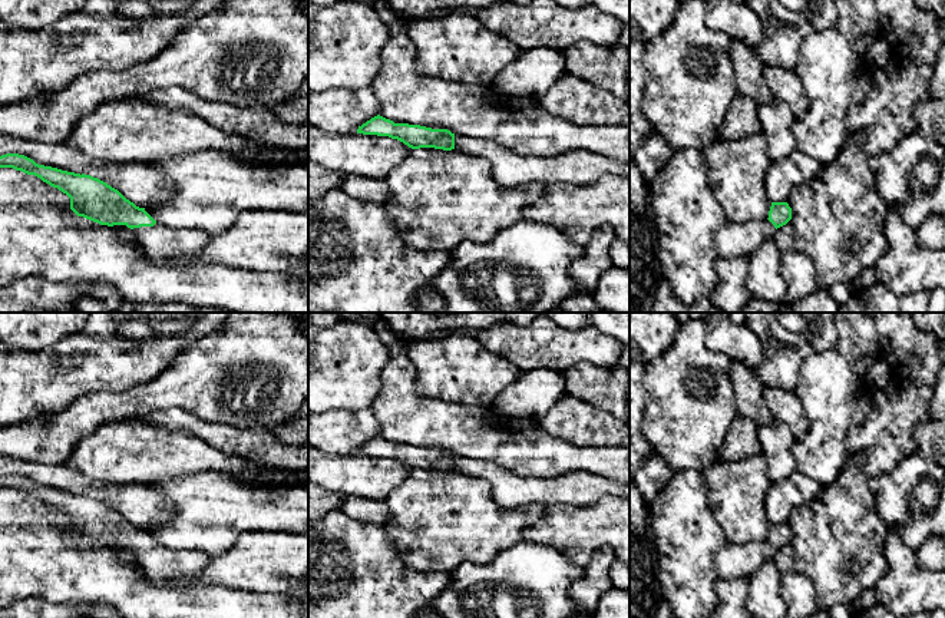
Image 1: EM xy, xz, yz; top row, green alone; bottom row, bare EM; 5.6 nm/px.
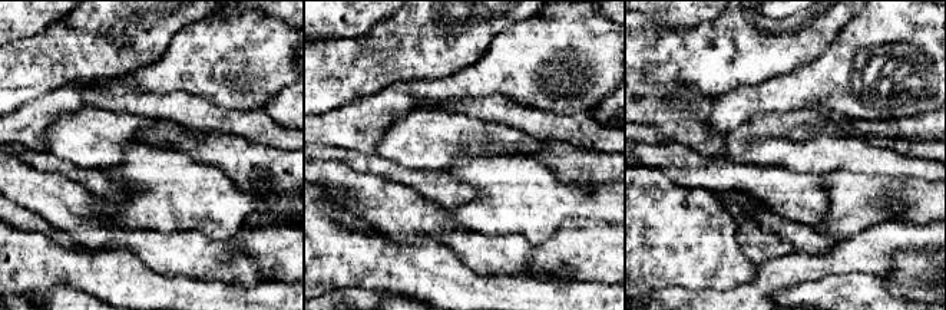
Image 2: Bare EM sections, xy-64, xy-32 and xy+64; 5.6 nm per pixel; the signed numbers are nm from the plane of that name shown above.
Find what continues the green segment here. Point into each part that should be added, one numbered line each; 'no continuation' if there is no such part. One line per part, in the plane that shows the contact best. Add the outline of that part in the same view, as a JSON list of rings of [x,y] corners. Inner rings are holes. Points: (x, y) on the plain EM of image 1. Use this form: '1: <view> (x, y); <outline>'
1: xy (162, 565); [[[163,545],[132,551],[139,569],[155,584],[169,585],[174,581],[196,584],[206,568],[209,555],[199,549],[171,549]]]

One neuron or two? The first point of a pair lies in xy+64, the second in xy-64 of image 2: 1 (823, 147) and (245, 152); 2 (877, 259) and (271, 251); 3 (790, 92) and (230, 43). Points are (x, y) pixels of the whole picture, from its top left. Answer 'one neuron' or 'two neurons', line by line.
1: two neurons
2: one neuron
3: one neuron

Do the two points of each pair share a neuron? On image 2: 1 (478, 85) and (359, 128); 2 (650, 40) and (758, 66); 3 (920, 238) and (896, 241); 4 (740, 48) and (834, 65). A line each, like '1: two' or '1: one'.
1: one
2: one
3: one
4: two

